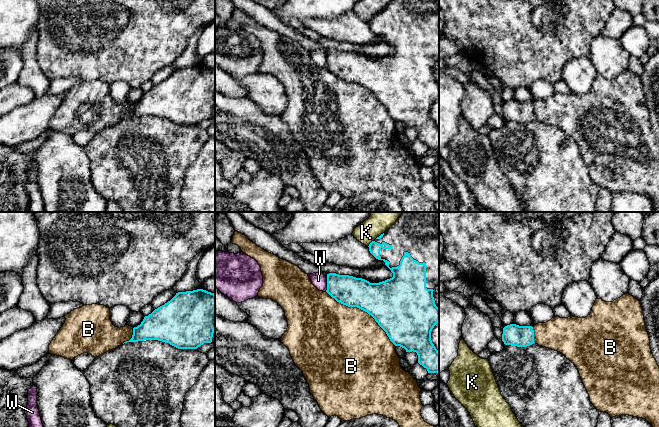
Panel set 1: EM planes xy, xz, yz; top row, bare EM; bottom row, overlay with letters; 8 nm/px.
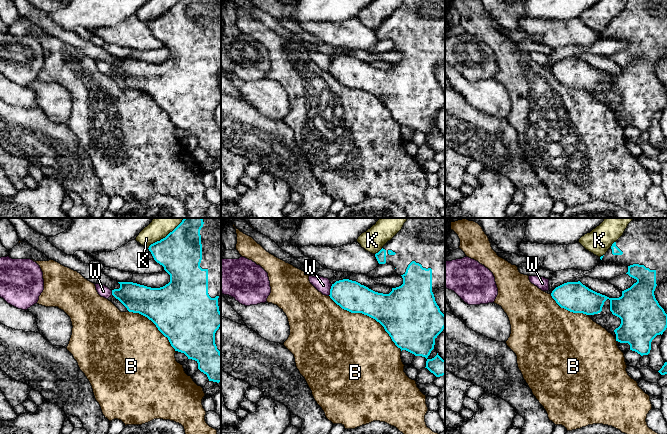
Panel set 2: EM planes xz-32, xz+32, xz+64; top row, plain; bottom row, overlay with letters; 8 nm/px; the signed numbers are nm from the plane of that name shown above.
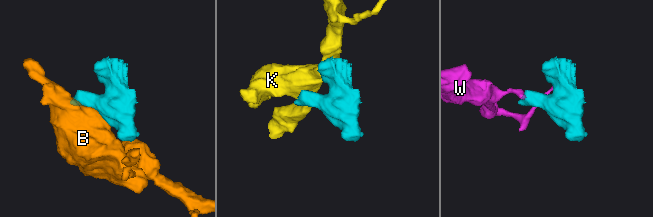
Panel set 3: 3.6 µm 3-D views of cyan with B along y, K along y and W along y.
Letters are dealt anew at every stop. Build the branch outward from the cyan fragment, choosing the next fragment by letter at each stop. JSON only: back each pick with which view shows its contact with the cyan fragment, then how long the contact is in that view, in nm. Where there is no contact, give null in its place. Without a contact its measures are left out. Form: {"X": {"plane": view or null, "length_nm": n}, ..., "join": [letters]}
{"join": []}

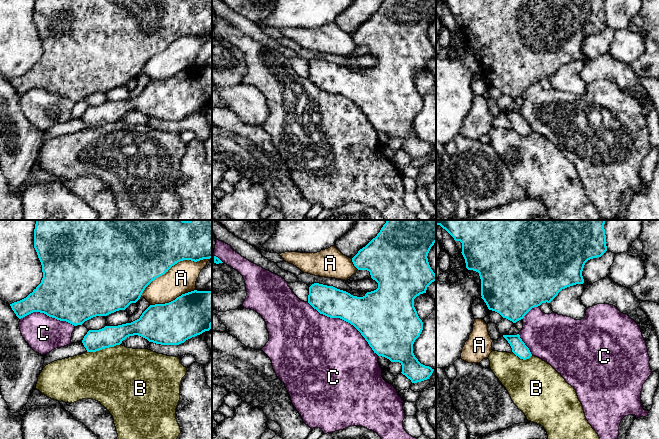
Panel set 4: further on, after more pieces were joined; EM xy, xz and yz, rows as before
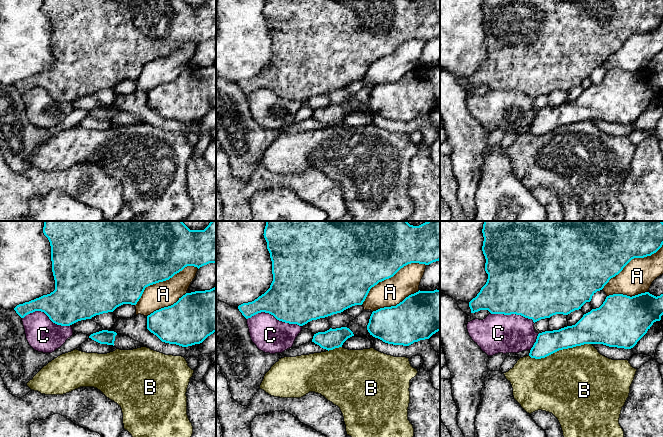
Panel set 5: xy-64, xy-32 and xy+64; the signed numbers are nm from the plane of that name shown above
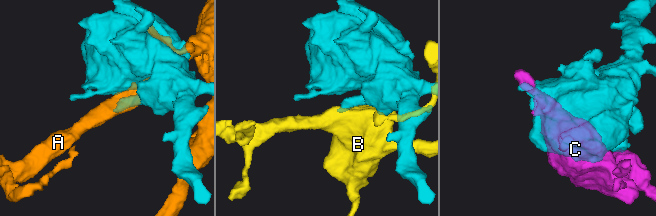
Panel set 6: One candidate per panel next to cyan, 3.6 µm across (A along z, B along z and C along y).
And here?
{"join": []}

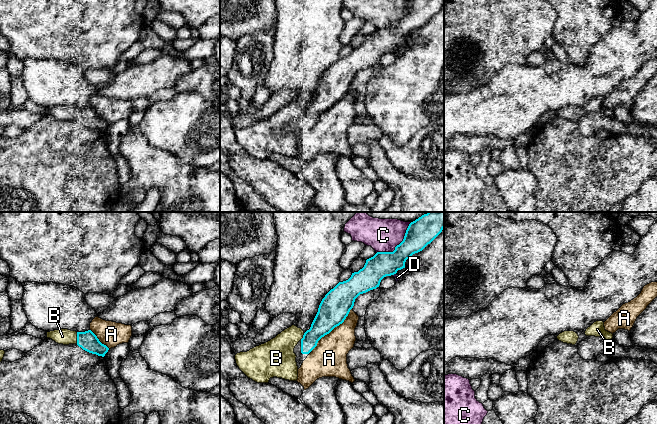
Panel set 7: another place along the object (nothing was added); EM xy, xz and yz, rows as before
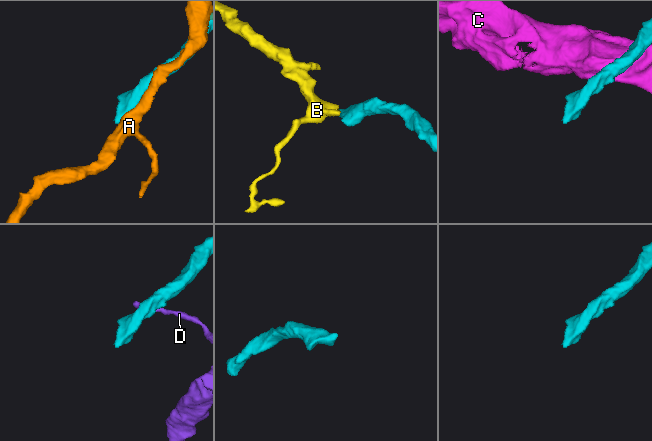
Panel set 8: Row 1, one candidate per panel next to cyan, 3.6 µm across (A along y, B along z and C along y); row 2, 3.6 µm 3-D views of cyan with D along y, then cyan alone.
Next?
{"B": {"plane": "xy", "length_nm": 100}, "join": ["B"]}

